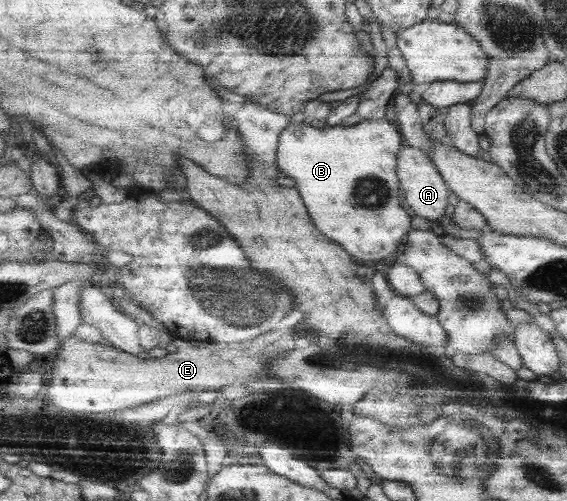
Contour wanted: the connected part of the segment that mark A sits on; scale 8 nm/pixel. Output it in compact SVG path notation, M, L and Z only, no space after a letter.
M407 145L402 148L398 157L398 176L400 186L403 188L404 201L407 202L408 209L411 209L414 215L423 217L437 229L441 217L451 213L449 185L438 171L429 154L421 149Z

